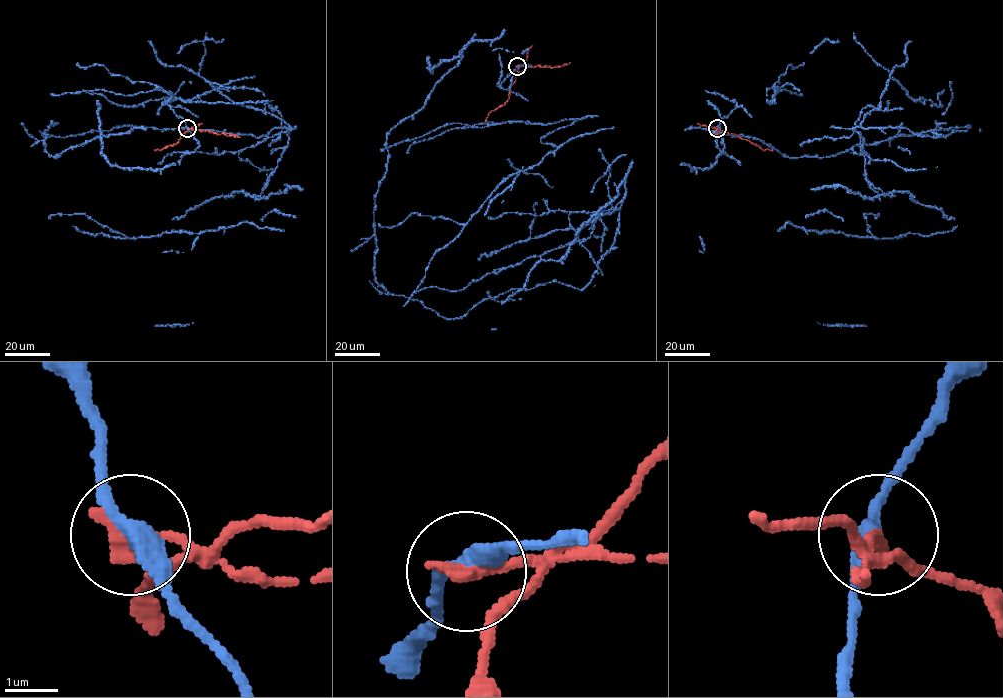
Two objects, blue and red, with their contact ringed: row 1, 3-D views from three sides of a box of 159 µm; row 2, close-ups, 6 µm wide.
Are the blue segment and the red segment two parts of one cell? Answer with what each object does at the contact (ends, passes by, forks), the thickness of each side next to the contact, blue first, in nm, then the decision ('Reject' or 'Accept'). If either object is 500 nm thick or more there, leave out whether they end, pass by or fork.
At the ring blue passes by. At the ring red ends. Thickness 320 nm (blue) against 340 nm. Reject

